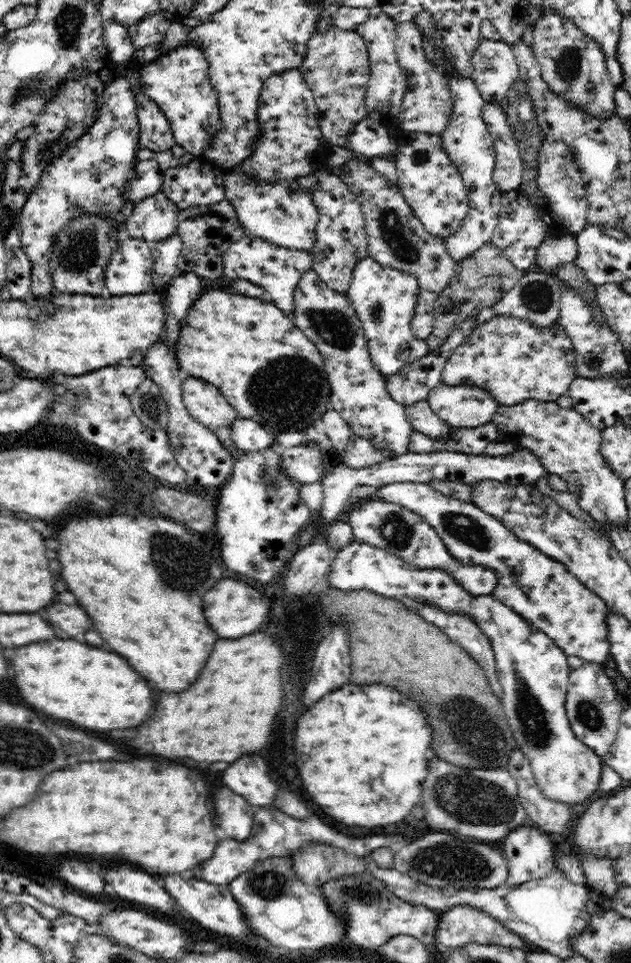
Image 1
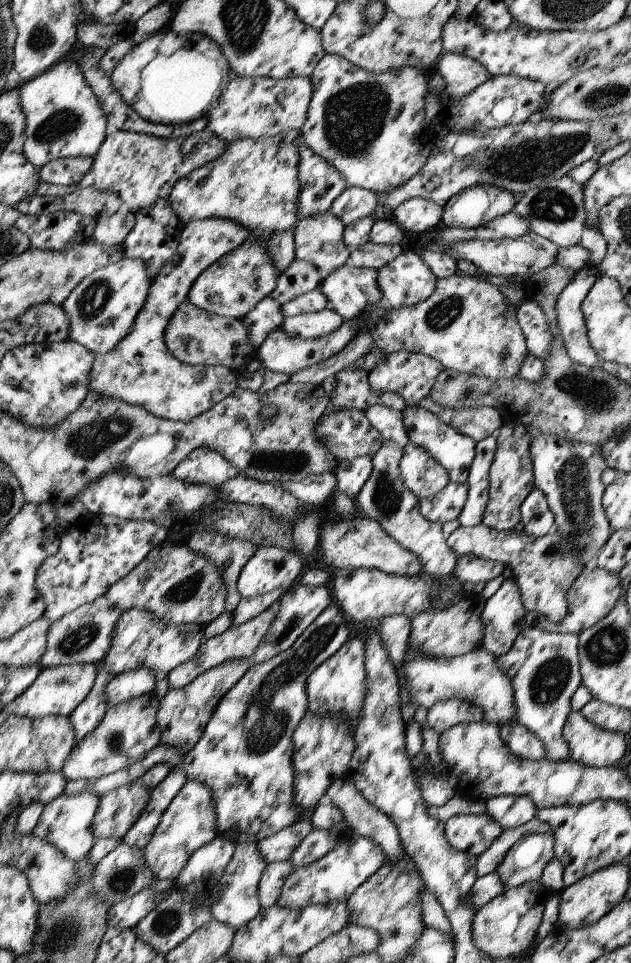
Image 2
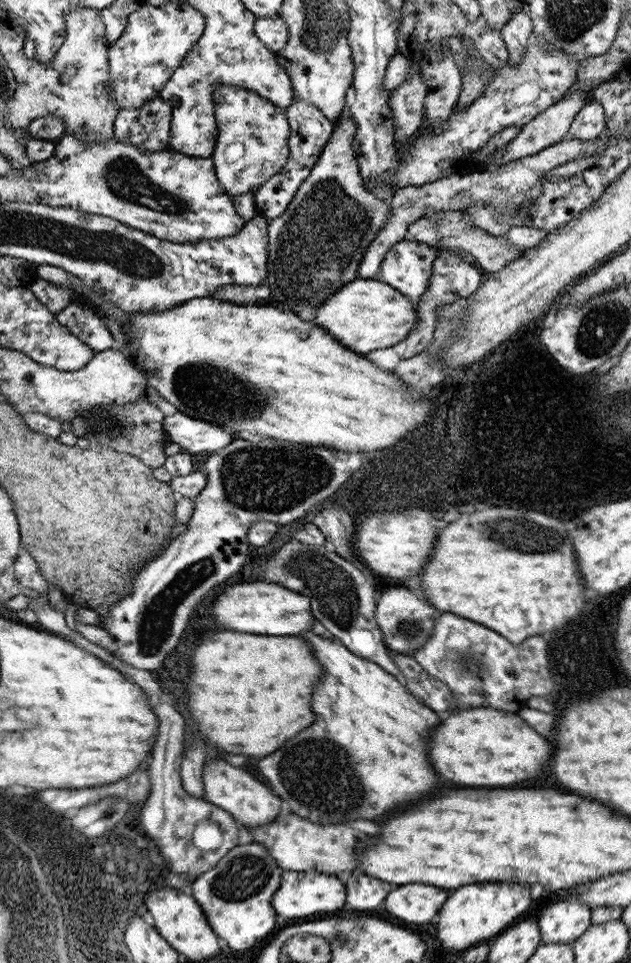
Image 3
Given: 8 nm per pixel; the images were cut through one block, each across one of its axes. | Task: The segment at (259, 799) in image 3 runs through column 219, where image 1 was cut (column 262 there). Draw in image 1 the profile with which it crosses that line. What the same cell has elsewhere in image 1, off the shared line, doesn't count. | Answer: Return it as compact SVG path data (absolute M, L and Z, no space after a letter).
M242 756L224 770L224 782L230 790L243 796L252 806L270 807L277 794L276 784L268 776L268 768L260 756Z

